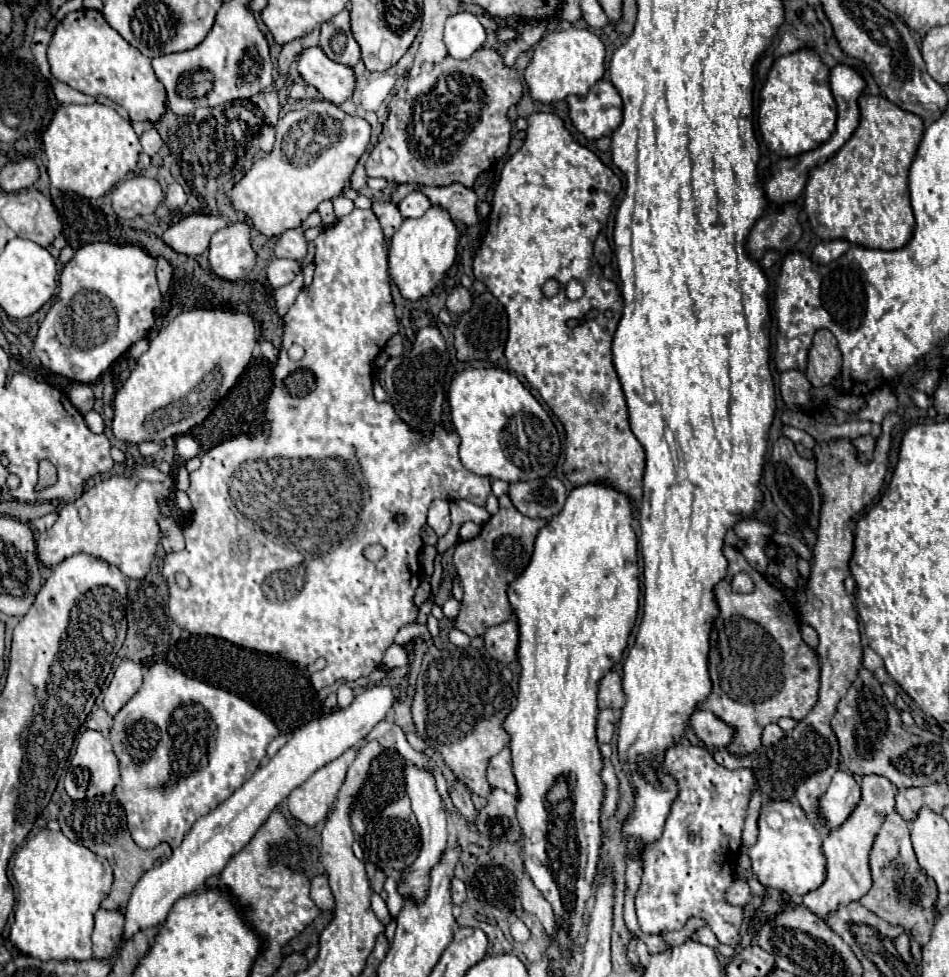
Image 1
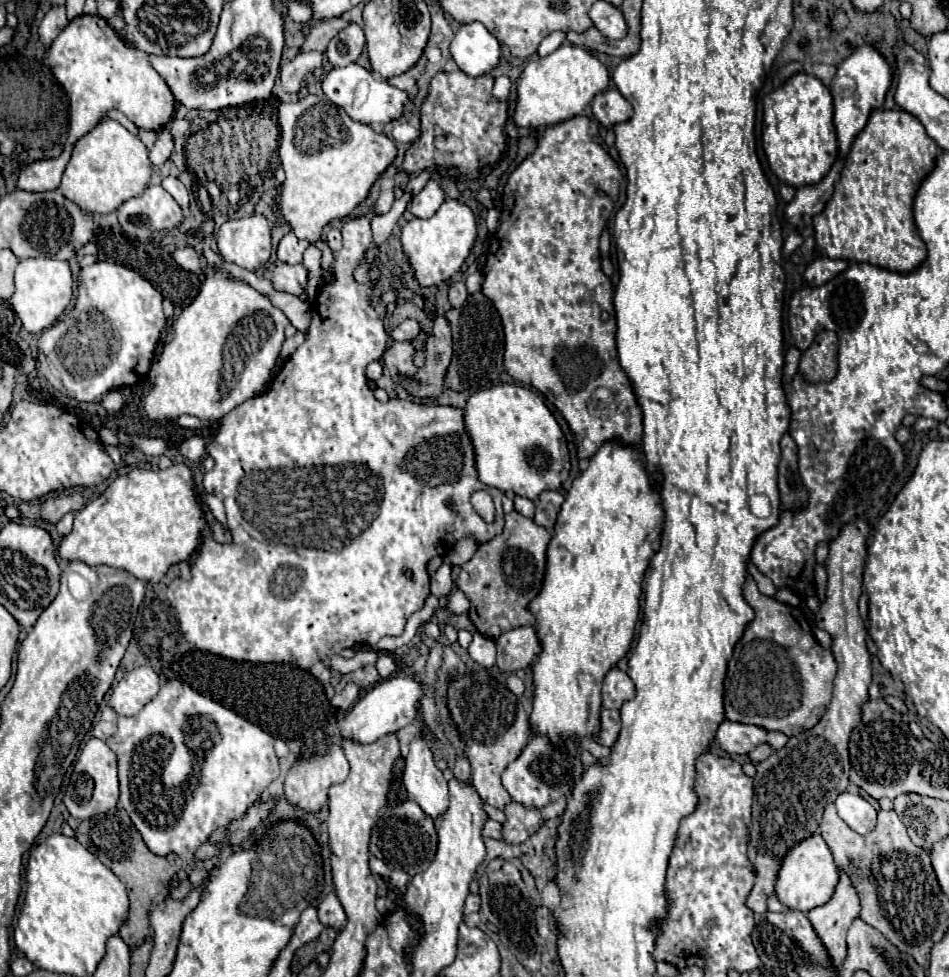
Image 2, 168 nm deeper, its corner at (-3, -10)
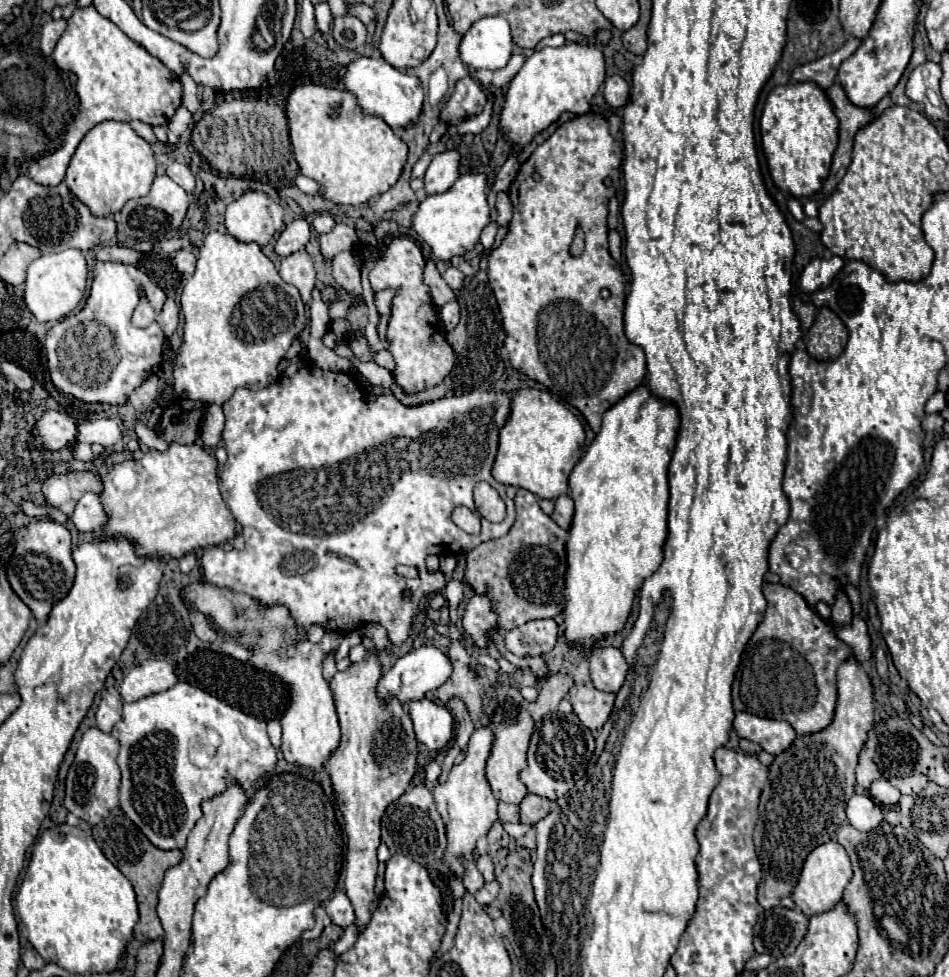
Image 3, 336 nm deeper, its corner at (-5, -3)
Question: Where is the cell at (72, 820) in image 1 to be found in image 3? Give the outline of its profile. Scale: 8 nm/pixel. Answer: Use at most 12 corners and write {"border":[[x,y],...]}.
{"border":[[114,808],[92,826],[104,856],[132,882],[134,938],[162,938],[156,916],[164,872],[180,850],[158,850]]}

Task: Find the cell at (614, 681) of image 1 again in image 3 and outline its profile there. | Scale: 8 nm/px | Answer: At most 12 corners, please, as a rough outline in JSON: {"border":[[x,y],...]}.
{"border":[[596,646],[588,662],[594,686],[618,694],[630,670],[622,652]]}

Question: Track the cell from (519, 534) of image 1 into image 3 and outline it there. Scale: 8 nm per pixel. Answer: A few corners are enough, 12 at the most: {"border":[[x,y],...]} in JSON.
{"border":[[532,492],[466,552],[464,580],[500,630],[560,622],[568,532]]}

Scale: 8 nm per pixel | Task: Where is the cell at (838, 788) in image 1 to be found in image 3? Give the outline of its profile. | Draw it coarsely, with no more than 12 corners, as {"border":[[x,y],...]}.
{"border":[[864,794],[846,802],[856,830],[874,830],[884,812]]}

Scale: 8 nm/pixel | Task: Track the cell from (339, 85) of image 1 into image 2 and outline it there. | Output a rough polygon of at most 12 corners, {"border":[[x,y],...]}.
{"border":[[356,63],[332,69],[326,97],[354,121],[386,125],[408,93]]}

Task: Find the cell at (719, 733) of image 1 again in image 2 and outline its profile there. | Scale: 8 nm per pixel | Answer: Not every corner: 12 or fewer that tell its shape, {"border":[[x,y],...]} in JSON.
{"border":[[724,719],[716,741],[728,753],[746,755],[760,743],[786,745],[780,731]]}

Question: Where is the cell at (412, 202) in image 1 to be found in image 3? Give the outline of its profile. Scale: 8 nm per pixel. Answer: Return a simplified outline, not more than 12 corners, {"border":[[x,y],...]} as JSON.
{"border":[[458,150],[432,158],[424,190],[438,196],[458,180]]}

